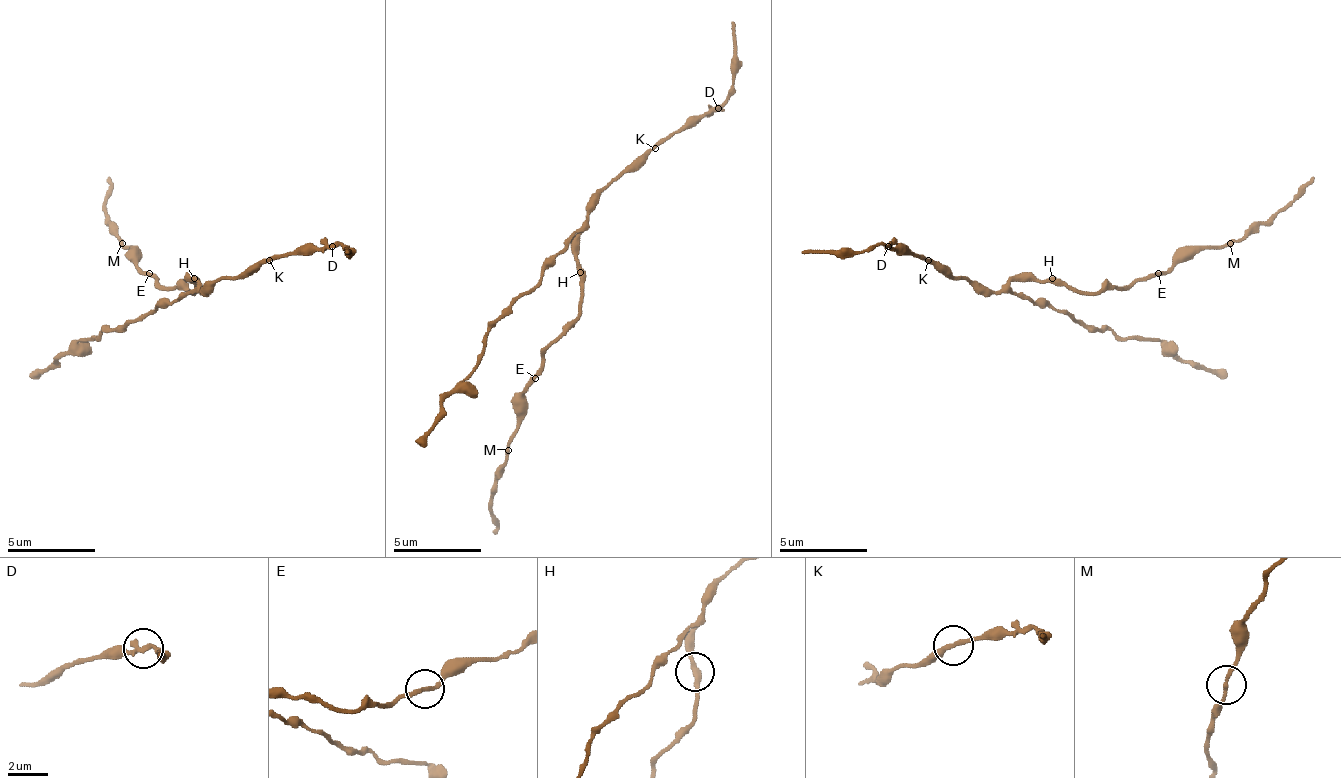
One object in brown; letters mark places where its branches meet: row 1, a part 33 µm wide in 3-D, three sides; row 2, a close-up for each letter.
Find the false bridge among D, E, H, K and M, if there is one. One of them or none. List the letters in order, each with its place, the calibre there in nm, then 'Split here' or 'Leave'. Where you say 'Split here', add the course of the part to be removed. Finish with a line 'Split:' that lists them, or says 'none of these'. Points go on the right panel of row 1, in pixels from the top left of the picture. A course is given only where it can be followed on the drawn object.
D: Place: (888, 246). Thickness 240 nm. Leave
E: Place: (1158, 273). Thickness 220 nm. Leave
H: Place: (1052, 278). Thickness 280 nm. Leave
K: Place: (928, 260). Thickness 240 nm. Leave
M: Place: (1230, 243). Thickness 190 nm. Leave
Split: none of these

